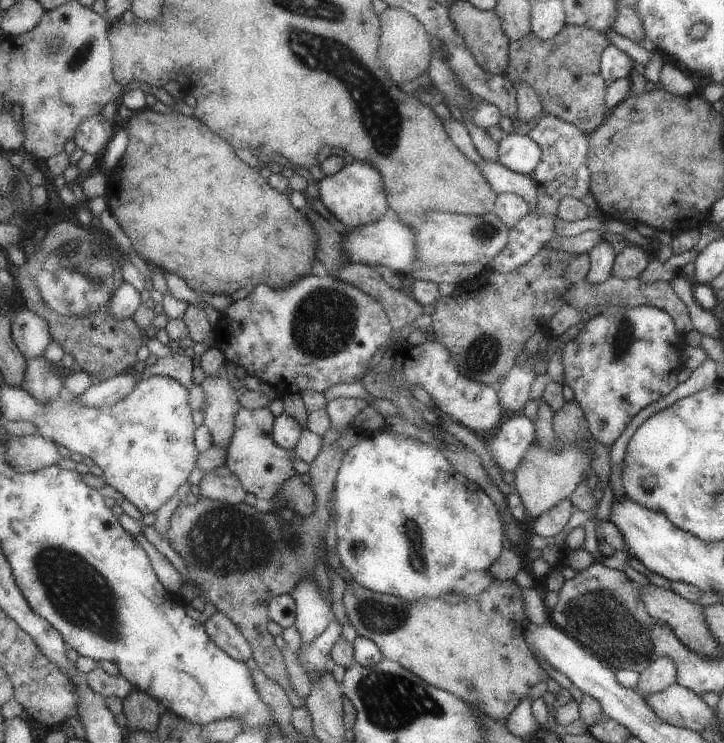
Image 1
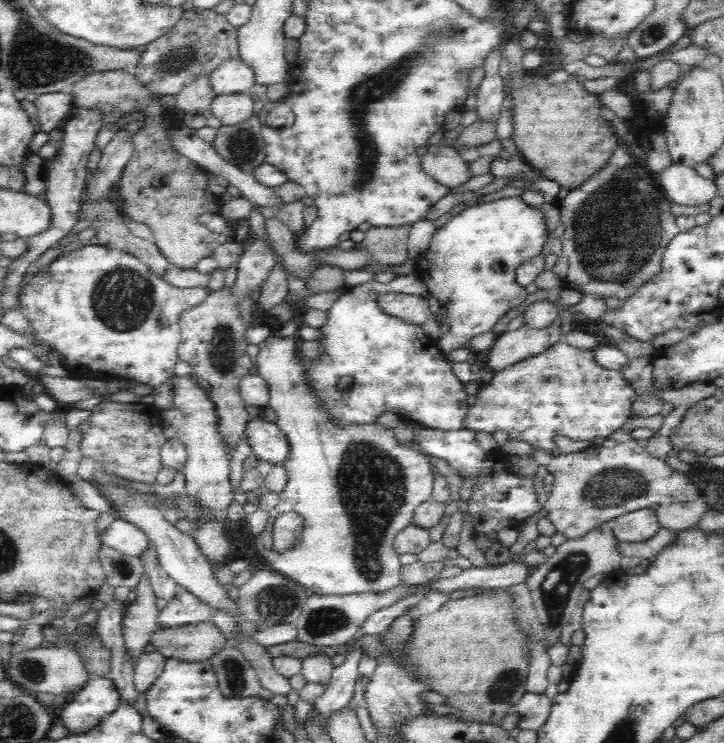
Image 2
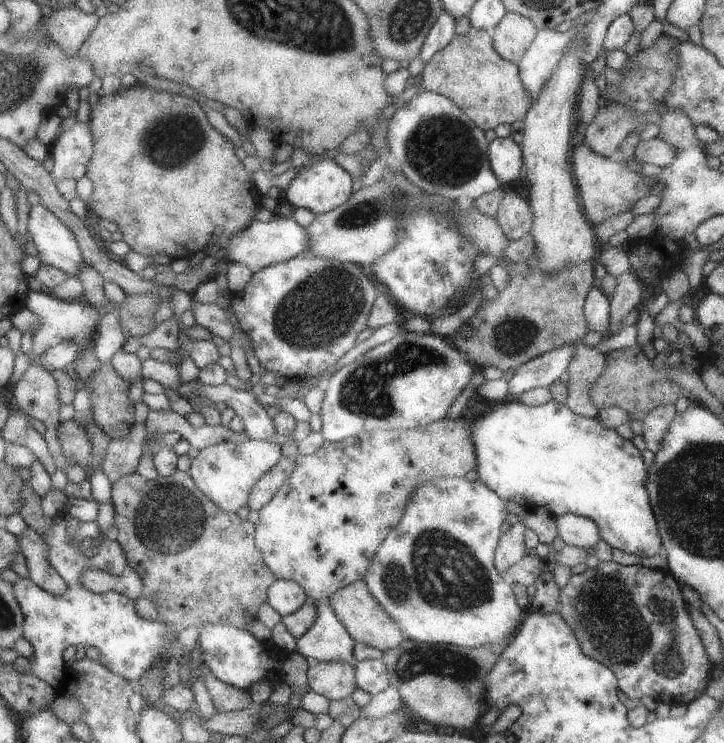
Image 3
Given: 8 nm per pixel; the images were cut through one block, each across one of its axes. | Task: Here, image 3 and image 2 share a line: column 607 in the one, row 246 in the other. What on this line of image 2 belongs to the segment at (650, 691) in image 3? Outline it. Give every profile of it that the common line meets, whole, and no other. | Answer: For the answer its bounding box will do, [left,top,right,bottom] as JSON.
[556,145,681,302]

